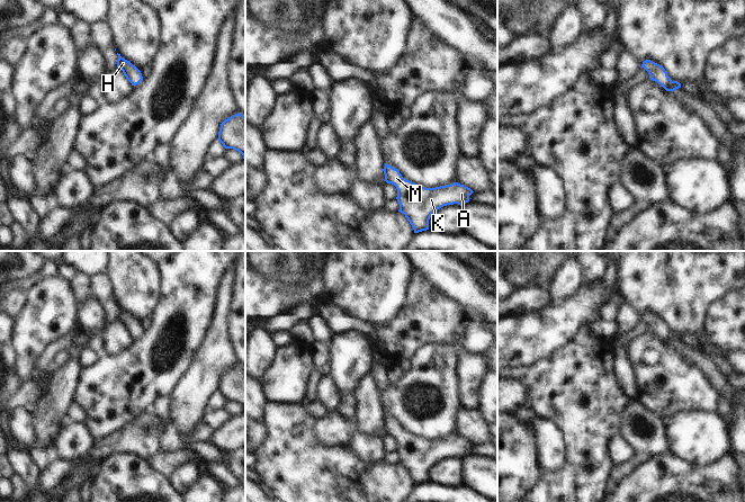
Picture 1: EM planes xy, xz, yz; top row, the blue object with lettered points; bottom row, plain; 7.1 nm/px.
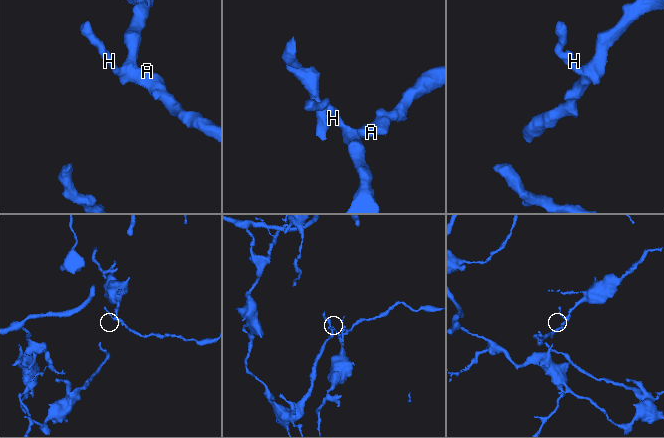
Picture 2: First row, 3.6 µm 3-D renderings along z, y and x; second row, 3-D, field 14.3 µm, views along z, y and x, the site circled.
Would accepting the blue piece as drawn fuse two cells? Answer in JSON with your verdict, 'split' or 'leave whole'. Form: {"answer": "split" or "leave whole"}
{"answer": "leave whole"}

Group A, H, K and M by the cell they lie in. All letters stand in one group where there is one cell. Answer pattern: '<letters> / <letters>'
A H K M

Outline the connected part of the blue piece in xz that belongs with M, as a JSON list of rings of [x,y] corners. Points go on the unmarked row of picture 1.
[[[387,415],[383,423],[385,433],[396,439],[398,464],[405,467],[414,485],[429,482],[429,472],[436,463],[454,456],[463,458],[469,454],[469,448],[474,445],[458,434],[436,440],[418,438],[403,430],[397,421]]]

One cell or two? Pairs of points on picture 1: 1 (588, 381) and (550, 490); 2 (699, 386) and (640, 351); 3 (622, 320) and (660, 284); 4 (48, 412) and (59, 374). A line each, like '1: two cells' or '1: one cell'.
1: one cell
2: one cell
3: two cells
4: one cell

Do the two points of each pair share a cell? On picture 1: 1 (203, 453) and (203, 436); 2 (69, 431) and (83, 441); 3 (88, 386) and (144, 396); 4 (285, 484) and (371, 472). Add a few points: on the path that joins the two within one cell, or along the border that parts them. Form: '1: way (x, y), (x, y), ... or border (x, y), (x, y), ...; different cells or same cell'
1: border (207, 441), (196, 441), (194, 444); different cells
2: way (72, 435), (80, 441); same cell
3: way (101, 390), (125, 390), (131, 393); same cell
4: way (306, 484), (351, 484); same cell

